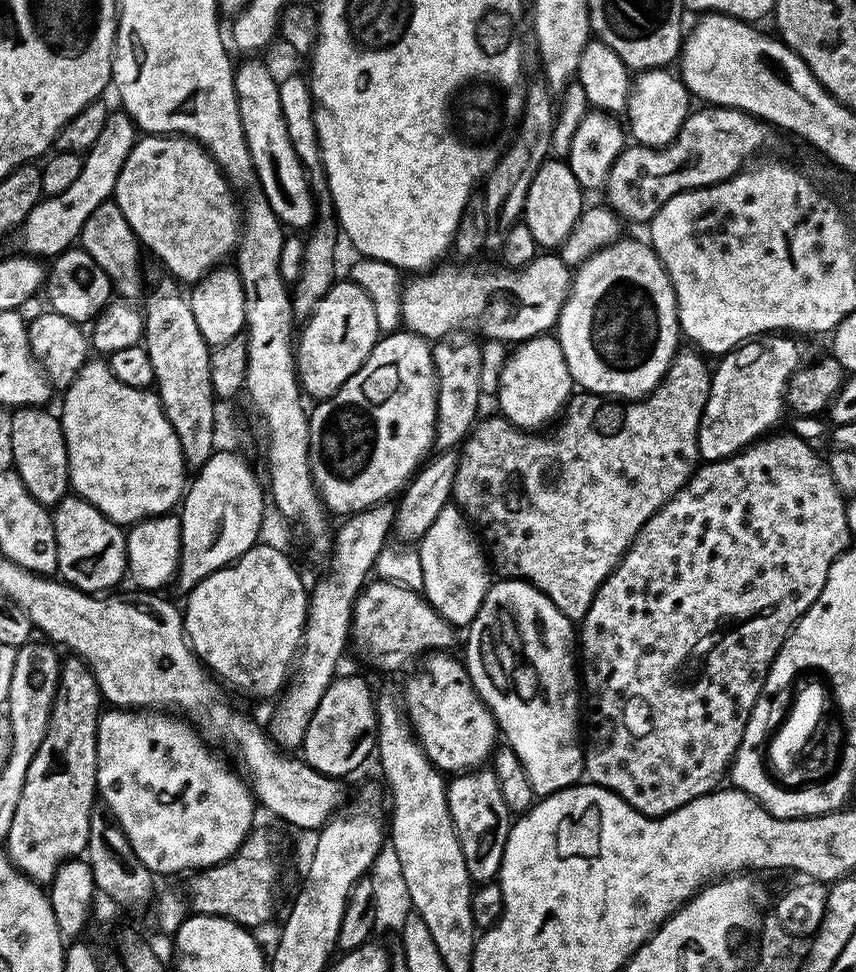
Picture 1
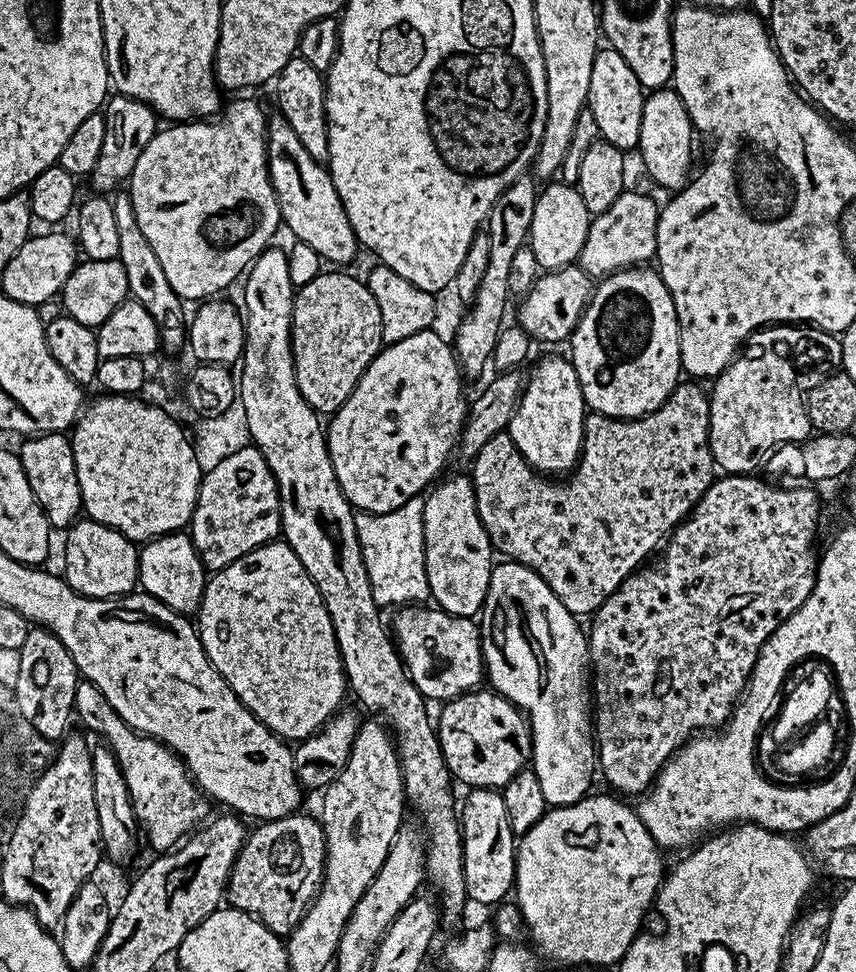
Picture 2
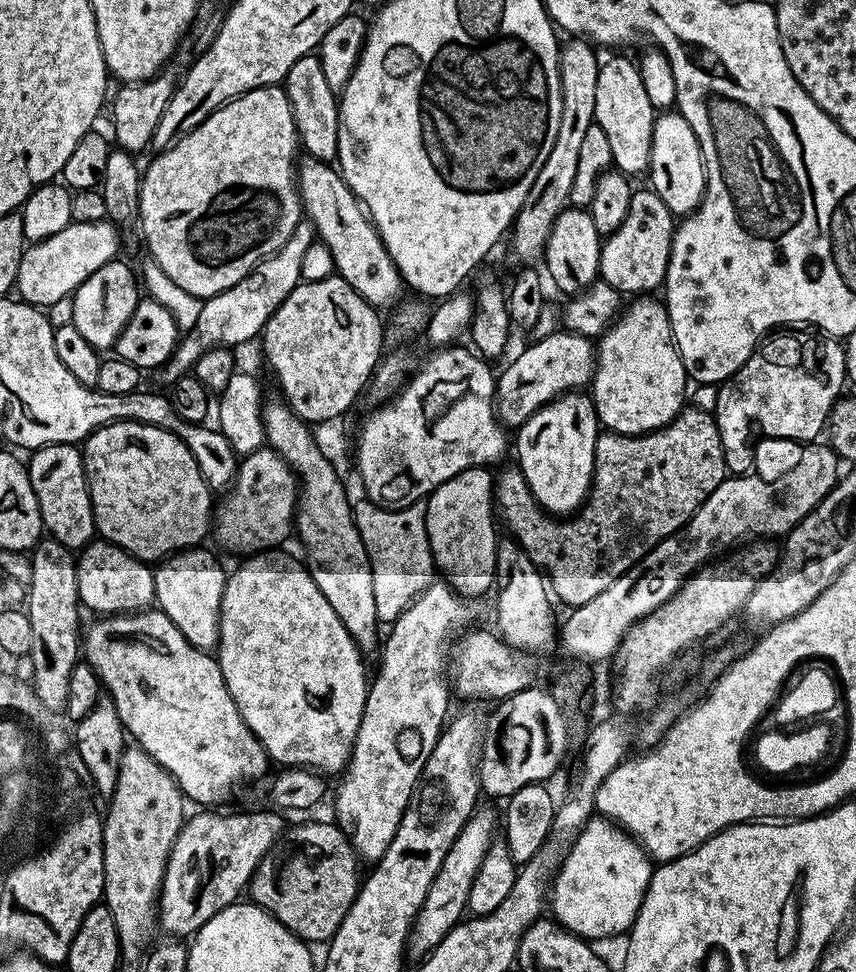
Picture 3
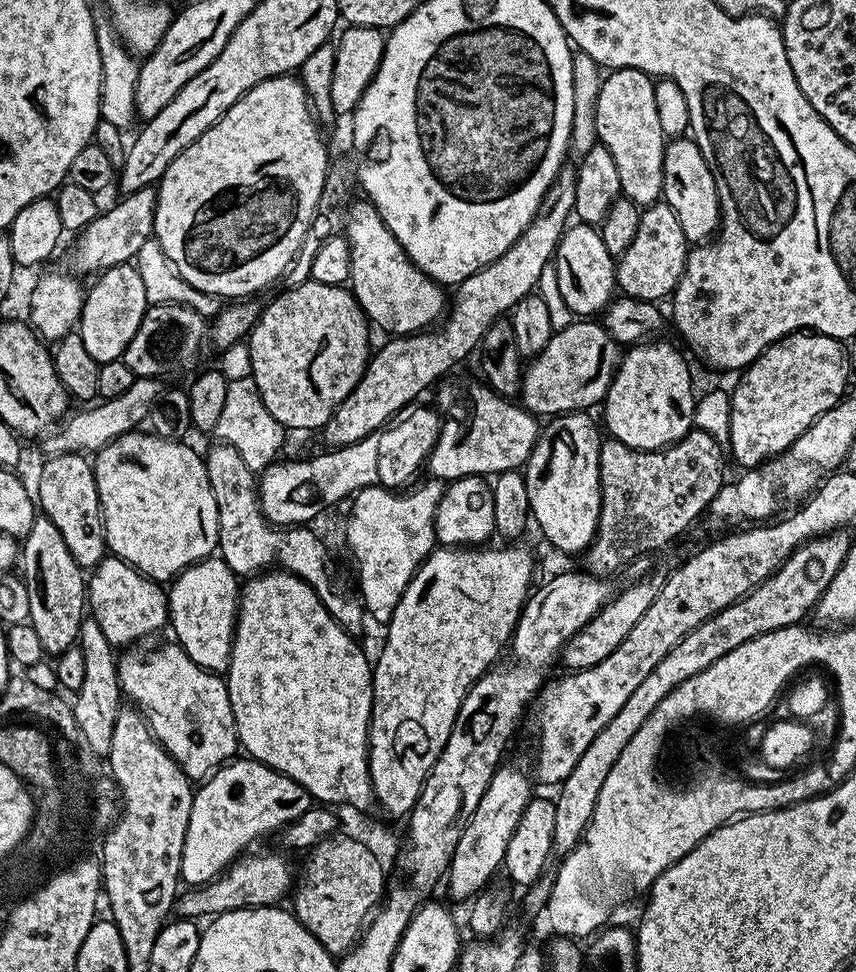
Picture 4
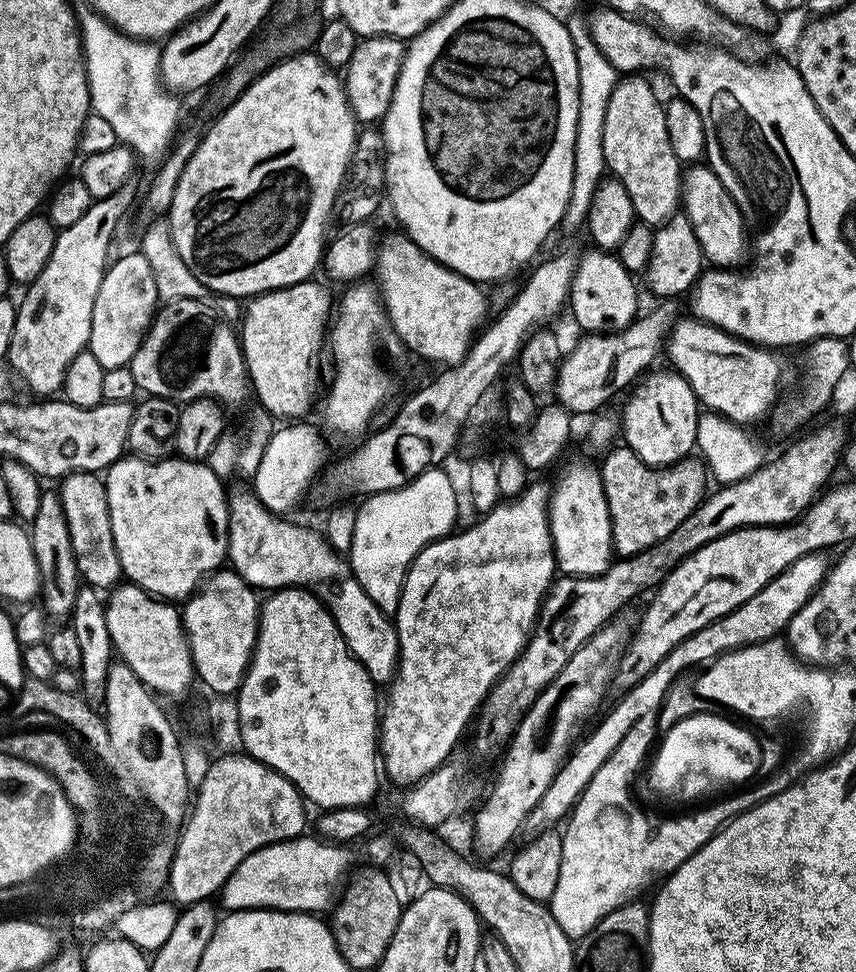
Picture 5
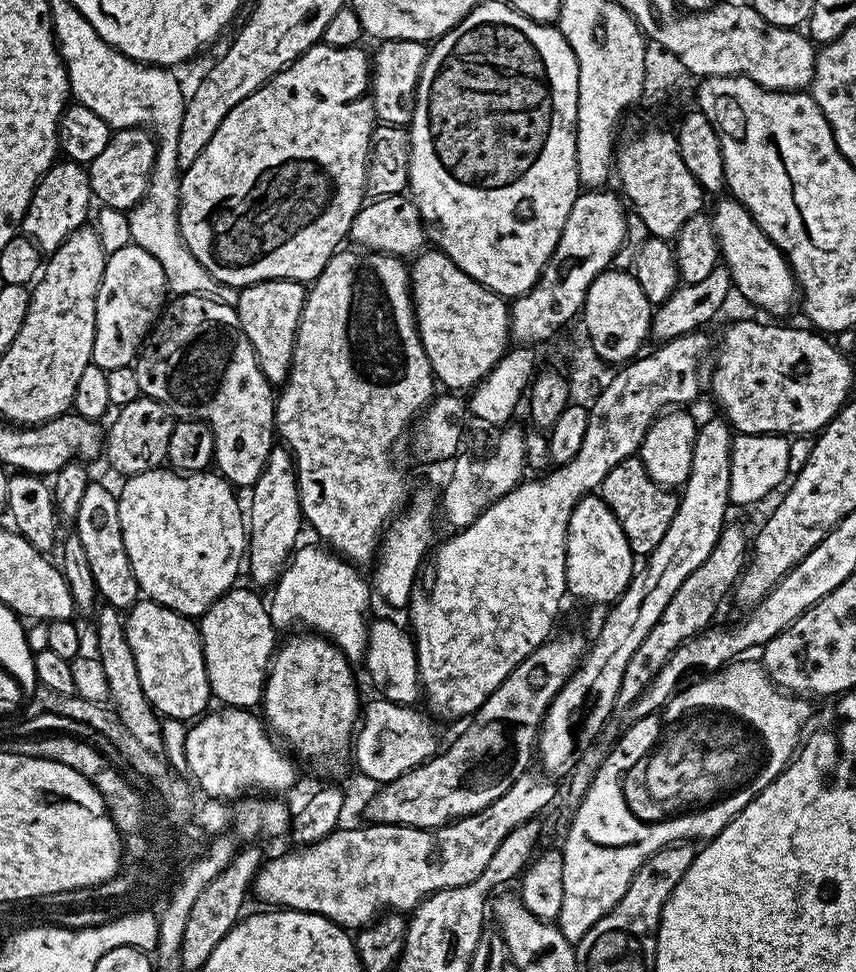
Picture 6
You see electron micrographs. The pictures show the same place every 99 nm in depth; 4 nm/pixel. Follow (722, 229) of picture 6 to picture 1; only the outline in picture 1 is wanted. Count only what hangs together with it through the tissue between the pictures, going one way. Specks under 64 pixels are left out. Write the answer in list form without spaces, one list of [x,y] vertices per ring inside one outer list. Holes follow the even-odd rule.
[[[652,68],[639,73],[632,81],[632,93],[628,95],[626,128],[631,139],[648,148],[665,148],[680,133],[680,127],[690,111],[690,93],[684,81],[668,68]]]

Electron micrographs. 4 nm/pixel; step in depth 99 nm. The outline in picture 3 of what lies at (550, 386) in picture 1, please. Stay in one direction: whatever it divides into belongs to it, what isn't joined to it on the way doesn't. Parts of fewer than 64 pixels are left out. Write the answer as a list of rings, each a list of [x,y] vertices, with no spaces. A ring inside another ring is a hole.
[[[569,391],[543,405],[533,416],[521,425],[514,436],[514,452],[520,474],[541,508],[549,514],[572,514],[588,499],[592,486],[592,471],[594,470],[594,454],[596,453],[596,437],[598,421],[596,407],[592,405],[591,395],[582,395],[579,391]]]

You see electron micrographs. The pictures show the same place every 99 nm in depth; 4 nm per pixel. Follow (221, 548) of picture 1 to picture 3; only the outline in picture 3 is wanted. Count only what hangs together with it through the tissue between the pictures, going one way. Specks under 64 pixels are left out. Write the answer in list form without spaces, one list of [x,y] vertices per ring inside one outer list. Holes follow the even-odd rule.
[[[263,446],[245,455],[236,465],[236,479],[214,508],[214,536],[228,552],[259,554],[276,550],[294,532],[298,481],[292,467],[273,448]]]

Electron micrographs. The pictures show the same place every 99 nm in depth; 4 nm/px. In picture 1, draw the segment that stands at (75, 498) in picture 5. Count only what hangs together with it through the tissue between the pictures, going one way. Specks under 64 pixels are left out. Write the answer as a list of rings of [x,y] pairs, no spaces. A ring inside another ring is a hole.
[[[47,407],[18,408],[12,416],[12,464],[22,478],[26,490],[39,504],[55,506],[69,495],[68,455],[59,415],[48,413]]]

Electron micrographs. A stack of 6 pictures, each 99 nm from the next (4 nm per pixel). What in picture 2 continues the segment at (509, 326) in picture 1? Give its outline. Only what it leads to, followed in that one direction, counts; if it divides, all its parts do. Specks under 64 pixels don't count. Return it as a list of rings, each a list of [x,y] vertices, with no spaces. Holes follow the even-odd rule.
[[[578,266],[545,271],[527,296],[519,301],[518,324],[533,341],[545,340],[548,344],[556,344],[559,340],[567,341],[578,326],[580,315],[584,313],[584,307],[592,296],[593,287],[593,277],[586,275]]]

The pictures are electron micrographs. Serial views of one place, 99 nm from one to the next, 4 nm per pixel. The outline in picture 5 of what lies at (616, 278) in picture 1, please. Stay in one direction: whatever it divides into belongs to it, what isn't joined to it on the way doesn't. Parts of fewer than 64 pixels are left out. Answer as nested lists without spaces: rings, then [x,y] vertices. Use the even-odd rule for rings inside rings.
[[[649,371],[631,389],[632,397],[624,404],[622,440],[624,436],[623,443],[632,449],[635,456],[642,458],[642,462],[662,468],[685,459],[696,448],[696,431],[701,413],[694,390],[679,372],[654,371]]]

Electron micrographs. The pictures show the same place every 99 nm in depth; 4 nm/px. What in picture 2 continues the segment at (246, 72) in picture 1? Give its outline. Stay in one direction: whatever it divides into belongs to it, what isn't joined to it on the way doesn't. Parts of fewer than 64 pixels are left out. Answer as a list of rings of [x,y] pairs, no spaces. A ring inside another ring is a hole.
[[[279,114],[268,116],[268,173],[270,182],[276,191],[280,219],[285,229],[293,232],[295,239],[310,246],[317,252],[321,261],[332,266],[348,266],[356,256],[358,241],[350,226],[350,218],[346,218],[346,210],[342,206],[342,198],[338,198],[338,190],[334,190],[332,174],[325,165],[314,162],[302,142],[294,135],[294,130]]]

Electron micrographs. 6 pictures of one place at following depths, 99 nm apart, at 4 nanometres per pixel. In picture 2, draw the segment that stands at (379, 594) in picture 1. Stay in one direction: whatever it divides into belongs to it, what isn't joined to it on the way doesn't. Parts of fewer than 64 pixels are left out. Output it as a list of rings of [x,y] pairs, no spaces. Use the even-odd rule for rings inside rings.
[[[404,606],[395,614],[396,621],[390,624],[394,643],[408,677],[425,701],[457,700],[464,693],[481,687],[486,673],[480,645],[480,625],[473,617],[451,616],[435,606]]]

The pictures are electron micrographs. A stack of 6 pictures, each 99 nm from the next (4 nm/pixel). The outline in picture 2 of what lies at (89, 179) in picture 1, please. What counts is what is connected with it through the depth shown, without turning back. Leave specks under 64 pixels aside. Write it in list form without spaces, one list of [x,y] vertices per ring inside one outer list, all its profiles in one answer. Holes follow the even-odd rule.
[[[119,94],[109,95],[102,111],[106,135],[102,141],[102,152],[98,154],[98,166],[94,166],[90,183],[96,187],[93,189],[97,193],[108,194],[119,189],[131,176],[142,150],[146,150],[150,138],[154,138],[158,130],[158,117],[150,105]]]

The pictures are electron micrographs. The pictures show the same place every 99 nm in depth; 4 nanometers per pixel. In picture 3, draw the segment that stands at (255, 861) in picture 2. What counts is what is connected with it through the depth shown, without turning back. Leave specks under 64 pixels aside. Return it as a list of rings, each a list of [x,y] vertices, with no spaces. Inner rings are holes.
[[[312,820],[309,824],[296,824],[293,828],[291,825],[272,845],[256,868],[246,892],[247,895],[252,895],[249,896],[251,903],[265,908],[275,920],[282,922],[282,926],[286,926],[286,930],[294,933],[299,940],[311,942],[313,945],[320,943],[323,945],[331,940],[338,926],[342,926],[342,918],[346,918],[356,893],[360,891],[362,883],[360,867],[362,867],[362,861],[339,824],[335,822],[323,824],[320,820]]]

